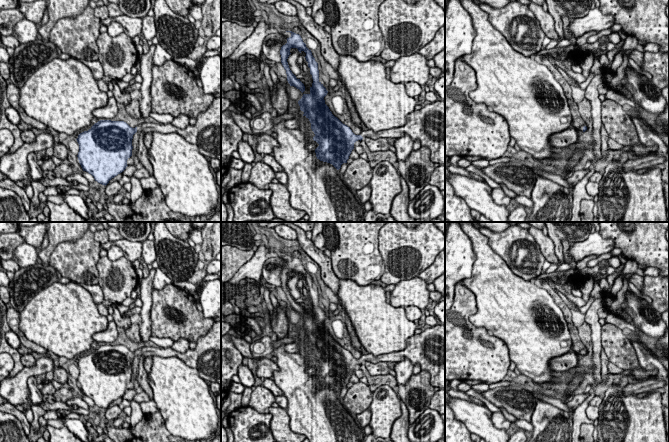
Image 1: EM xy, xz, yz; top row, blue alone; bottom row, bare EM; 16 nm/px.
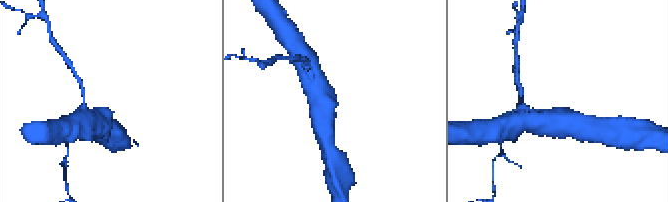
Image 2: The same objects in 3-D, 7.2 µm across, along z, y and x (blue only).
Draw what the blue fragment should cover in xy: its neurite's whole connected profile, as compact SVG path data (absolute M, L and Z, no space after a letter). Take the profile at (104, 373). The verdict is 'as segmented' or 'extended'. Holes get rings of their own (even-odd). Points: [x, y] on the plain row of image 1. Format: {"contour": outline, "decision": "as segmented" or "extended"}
{"contour": "M215 321L208 333L197 340L196 347L185 353L171 347L146 346L132 352L124 345L98 345L76 363L79 368L77 381L83 395L106 410L128 390L136 356L178 357L189 367L196 368L205 381L221 385L221 321Z", "decision": "extended"}

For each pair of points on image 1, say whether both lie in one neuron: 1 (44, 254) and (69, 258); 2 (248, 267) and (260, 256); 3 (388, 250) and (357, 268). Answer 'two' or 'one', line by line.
1: two
2: one
3: two

